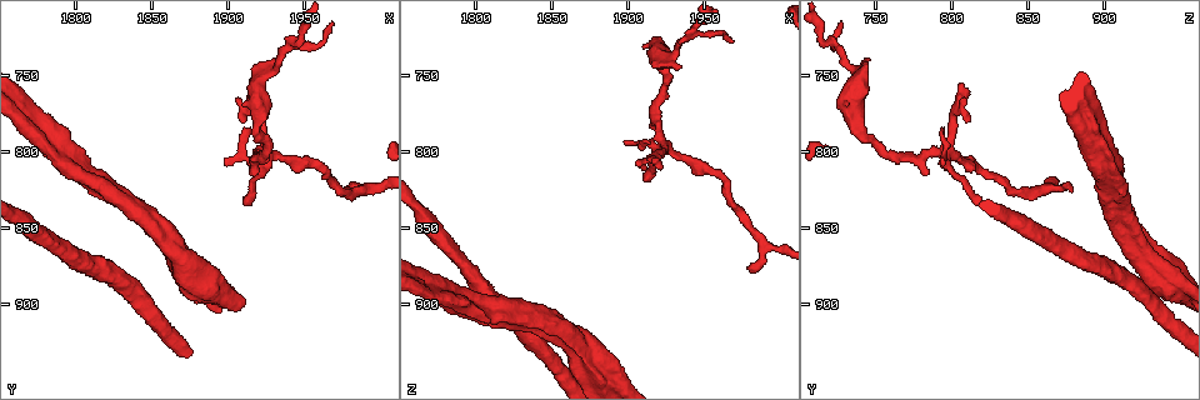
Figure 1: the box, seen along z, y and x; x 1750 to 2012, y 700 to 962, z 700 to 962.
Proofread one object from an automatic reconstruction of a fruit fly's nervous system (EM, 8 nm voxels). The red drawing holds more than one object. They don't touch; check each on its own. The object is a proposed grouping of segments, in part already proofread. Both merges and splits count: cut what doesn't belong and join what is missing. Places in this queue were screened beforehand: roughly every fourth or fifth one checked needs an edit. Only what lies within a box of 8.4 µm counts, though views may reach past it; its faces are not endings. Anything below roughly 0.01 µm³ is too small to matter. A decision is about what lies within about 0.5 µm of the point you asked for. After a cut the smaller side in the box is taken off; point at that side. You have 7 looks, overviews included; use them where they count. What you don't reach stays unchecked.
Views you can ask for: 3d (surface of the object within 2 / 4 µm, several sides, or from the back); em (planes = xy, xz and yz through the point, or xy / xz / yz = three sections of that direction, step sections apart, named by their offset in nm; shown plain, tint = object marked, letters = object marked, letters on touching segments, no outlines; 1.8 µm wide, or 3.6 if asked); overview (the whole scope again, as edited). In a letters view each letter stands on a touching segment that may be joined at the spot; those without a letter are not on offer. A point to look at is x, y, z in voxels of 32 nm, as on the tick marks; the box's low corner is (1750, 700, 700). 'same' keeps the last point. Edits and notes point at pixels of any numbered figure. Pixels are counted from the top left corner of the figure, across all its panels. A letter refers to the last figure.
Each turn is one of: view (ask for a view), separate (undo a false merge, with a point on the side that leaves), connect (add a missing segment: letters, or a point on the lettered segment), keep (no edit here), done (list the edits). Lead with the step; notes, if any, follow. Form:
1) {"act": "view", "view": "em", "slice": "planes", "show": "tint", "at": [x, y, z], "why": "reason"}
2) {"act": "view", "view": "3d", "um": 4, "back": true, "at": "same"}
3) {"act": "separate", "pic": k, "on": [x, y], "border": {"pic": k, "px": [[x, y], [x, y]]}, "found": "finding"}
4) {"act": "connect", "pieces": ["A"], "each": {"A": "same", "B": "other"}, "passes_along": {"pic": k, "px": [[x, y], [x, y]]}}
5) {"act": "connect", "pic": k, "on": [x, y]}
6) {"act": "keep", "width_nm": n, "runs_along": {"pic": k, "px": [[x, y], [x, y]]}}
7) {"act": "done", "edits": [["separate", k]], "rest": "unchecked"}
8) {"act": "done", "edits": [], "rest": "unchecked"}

{"act": "view", "view": "3d", "um": 2, "at": [1896, 808, 794], "why": "tapers out"}

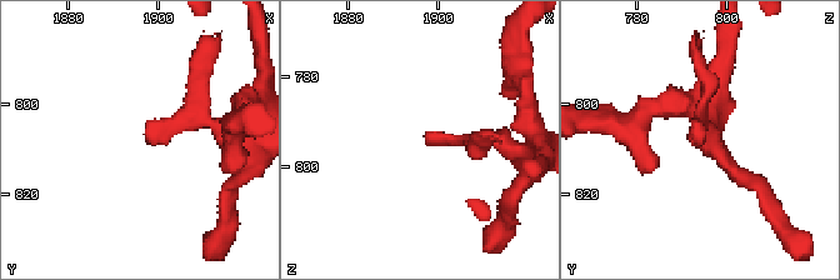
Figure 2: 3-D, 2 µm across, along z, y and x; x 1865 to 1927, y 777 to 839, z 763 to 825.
{"act": "view", "view": "em", "slice": "yz", "step": 8, "show": "tint", "at": [1898, 809, 794]}

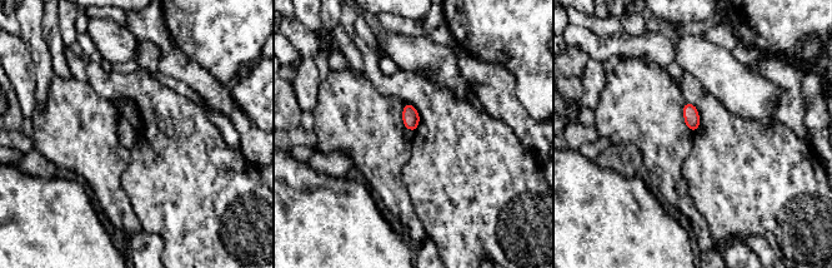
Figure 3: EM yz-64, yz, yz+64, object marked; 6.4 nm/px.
{"act": "view", "view": "em", "slice": "planes", "show": "letters", "at": "same", "why": "cut it another way"}

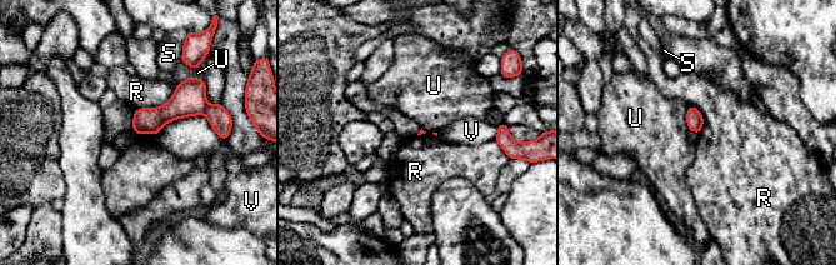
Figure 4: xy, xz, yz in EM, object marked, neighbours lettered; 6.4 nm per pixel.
{"act": "separate", "pic": 4, "on": [189, 99], "each": {"R": "other", "S": "other", "U": "other", "V": "other"}, "border": {"pic": 4, "px": [[208, 104], [204, 114]]}, "found": "a second neuron is stuck on"}

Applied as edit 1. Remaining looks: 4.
{"act": "view", "view": "overview", "why": "see it whole again"}

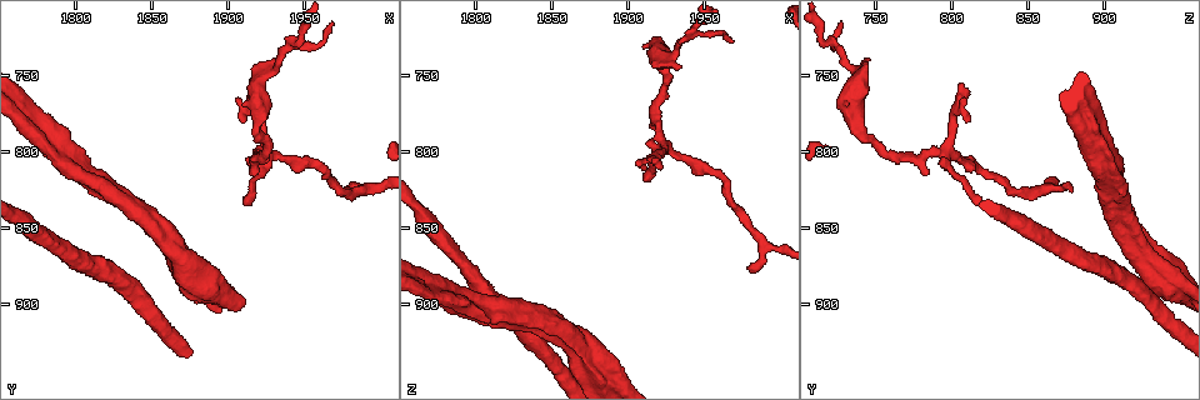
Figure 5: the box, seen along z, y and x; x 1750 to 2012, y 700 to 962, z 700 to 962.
{"act": "view", "view": "em", "slice": "xy", "step": 8, "show": "tint", "at": [1978, 826, 878], "why": "tapers out"}

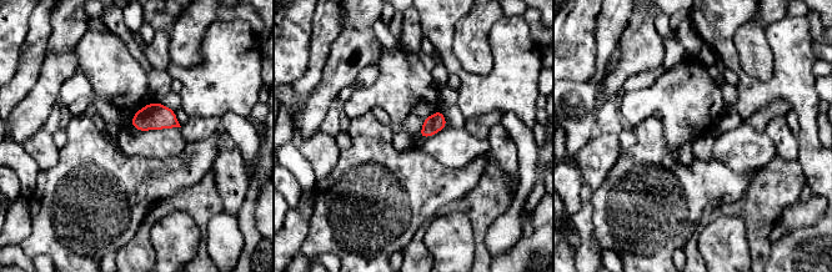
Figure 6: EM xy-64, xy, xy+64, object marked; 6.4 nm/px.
{"act": "view", "view": "em", "slice": "xy", "step": 8, "show": "letters", "at": "same", "why": "what lies round it"}

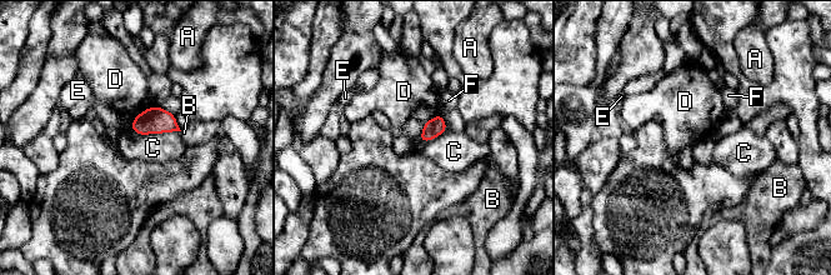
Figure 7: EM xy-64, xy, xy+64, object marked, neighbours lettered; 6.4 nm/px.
{"act": "keep", "each": {"A": "other", "B": "other", "C": "other", "D": "other", "E": "other", "F": "other"}, "border": {"pic": 7, "px": [[130, 129], [139, 134], [180, 131]]}, "found": "no lettered segment goes on from it"}

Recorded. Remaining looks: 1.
{"act": "done", "edits": [["separate", 4]], "rest": "unchecked"}

